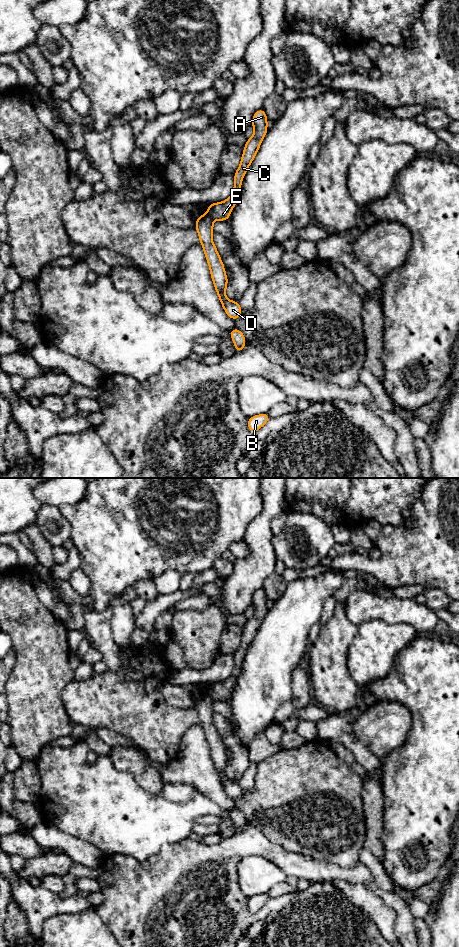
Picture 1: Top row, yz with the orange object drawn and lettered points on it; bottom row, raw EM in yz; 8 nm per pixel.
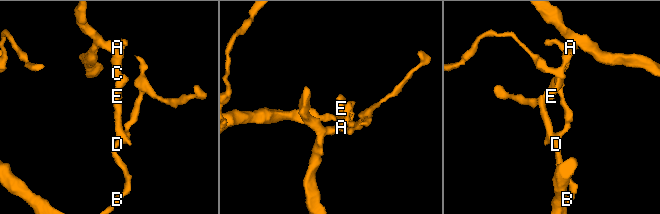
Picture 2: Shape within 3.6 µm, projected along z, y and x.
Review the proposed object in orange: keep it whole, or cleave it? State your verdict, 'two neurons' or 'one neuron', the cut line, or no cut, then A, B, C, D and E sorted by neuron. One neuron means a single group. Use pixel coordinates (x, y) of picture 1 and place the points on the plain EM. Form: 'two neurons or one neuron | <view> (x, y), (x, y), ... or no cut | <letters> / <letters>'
two neurons | yz (207, 692), (212, 700) | A C E / B D

